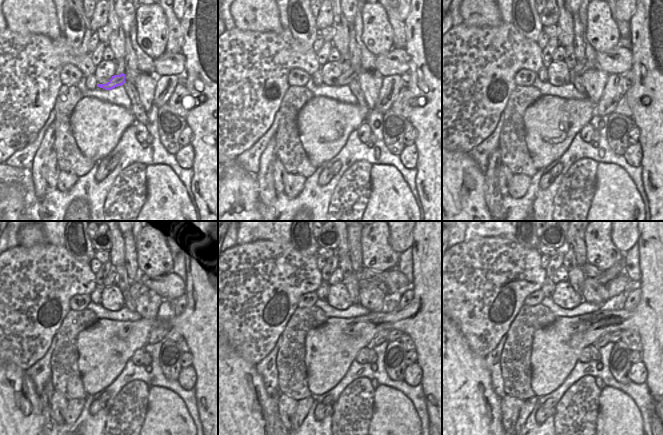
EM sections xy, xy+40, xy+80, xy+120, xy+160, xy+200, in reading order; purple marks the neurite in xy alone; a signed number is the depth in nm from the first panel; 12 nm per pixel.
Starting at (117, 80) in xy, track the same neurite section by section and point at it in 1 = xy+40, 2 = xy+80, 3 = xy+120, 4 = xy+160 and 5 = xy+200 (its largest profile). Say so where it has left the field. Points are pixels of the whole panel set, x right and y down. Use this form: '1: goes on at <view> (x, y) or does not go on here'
1: goes on at xy+40 (345, 78)
2: goes on at xy+80 (582, 66)
3: goes on at xy+120 (136, 287)
4: goes on at xy+160 (363, 283)
5: goes on at xy+200 (618, 268)

